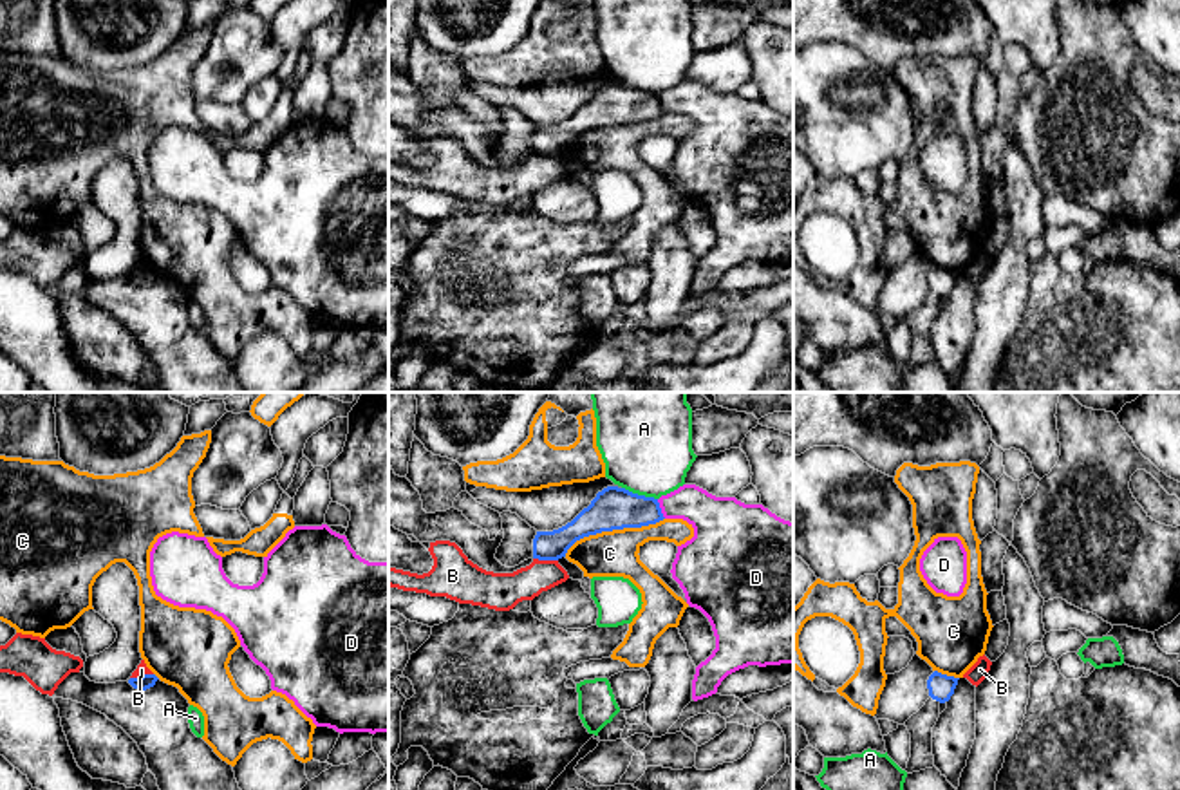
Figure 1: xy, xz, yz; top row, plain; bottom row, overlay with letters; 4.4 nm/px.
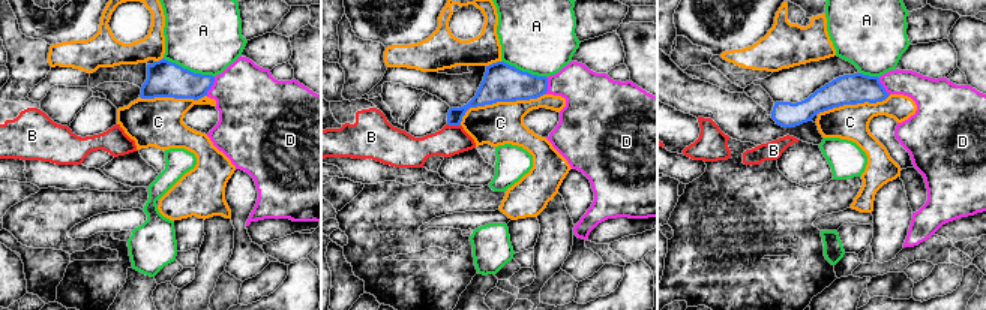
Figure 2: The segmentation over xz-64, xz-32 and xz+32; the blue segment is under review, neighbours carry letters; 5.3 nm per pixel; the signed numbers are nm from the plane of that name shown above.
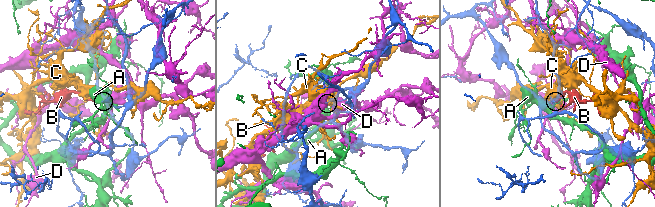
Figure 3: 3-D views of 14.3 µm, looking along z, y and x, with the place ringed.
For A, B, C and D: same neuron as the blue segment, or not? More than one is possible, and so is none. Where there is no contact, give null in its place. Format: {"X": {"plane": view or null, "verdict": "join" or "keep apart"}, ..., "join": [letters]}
{"A": {"plane": "xz", "verdict": "keep apart"}, "B": {"plane": "xz", "verdict": "keep apart"}, "C": {"plane": "xz", "verdict": "keep apart"}, "D": {"plane": "xz", "verdict": "keep apart"}, "join": []}

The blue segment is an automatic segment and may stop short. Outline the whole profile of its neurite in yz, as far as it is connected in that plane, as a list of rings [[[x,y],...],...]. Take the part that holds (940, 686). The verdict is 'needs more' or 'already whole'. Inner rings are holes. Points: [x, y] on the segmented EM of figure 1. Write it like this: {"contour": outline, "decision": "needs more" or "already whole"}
{"contour": [[[934,671],[927,680],[929,696],[940,703],[945,703],[954,694],[960,678],[941,674]]], "decision": "already whole"}

